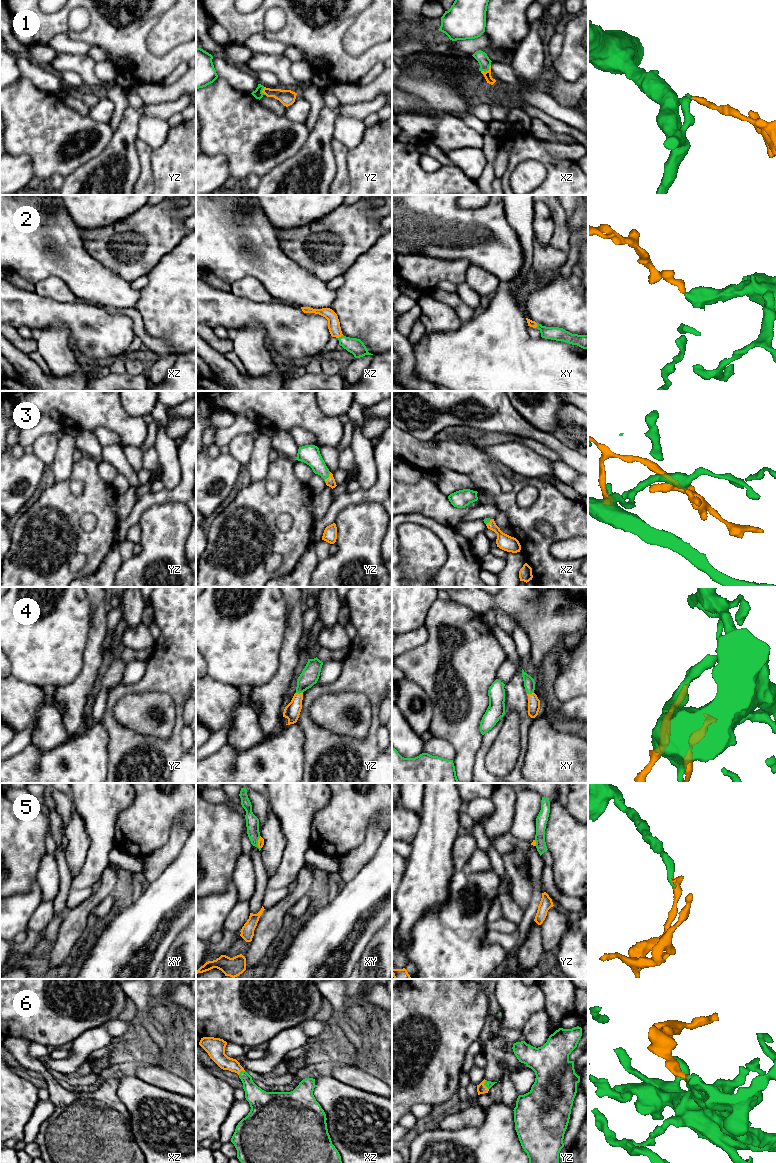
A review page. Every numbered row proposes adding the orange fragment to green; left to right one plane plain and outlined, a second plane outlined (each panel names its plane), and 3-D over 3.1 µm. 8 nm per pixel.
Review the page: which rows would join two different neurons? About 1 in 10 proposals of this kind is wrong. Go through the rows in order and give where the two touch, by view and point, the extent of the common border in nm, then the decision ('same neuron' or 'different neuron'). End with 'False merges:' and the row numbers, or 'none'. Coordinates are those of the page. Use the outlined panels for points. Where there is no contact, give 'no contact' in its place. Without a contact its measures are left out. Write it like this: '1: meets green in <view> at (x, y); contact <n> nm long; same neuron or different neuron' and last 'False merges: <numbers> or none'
1: meets green in xz at (487, 70); contact 100 nm long; same neuron
2: meets green in xz at (341, 336); contact 50 nm long; same neuron
3: meets green in yz at (328, 476); contact 100 nm long; same neuron
4: meets green in yz at (299, 693); contact 60 nm long; same neuron
5: meets green in xy at (257, 842); contact 100 nm long; same neuron
6: meets green in yz at (485, 1085); contact 80 nm long; same neuron
False merges: none

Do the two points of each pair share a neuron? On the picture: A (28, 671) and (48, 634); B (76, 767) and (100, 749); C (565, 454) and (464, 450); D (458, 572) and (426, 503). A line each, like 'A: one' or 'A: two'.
A: one
B: one
C: two
D: two

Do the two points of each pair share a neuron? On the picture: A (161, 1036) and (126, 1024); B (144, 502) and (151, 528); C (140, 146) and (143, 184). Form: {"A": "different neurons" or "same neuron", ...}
{"A": "different neurons", "B": "different neurons", "C": "same neuron"}

